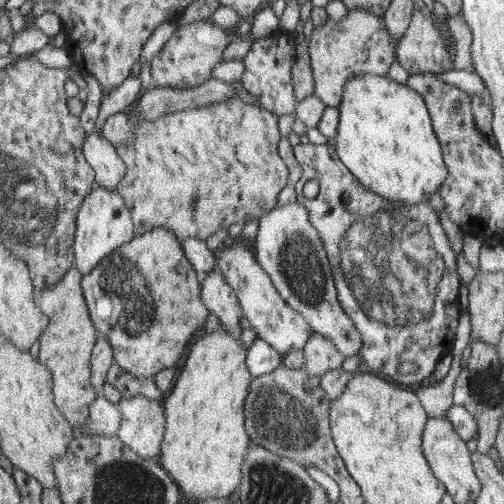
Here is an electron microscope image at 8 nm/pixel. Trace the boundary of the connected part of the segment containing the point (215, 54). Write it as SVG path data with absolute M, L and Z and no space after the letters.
M207 20L179 25L177 30L154 56L151 62L151 75L158 87L179 89L196 88L213 78L214 67L224 61L224 48L228 46L228 34L222 27Z

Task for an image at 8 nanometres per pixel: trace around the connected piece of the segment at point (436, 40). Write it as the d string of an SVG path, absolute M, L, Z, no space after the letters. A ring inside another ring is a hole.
M414 8L409 28L396 48L397 60L410 75L444 73L454 69L444 37L428 13Z

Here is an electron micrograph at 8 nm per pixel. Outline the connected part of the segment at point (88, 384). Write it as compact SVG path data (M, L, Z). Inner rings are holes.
M74 267L74 270L68 272L60 283L36 293L38 307L50 319L40 338L40 361L54 374L56 393L54 400L66 420L74 424L77 432L78 428L88 420L90 404L93 404L99 395L93 384L93 352L102 331L98 331L98 327L94 325L90 316L92 312L85 293L82 292L81 279L85 276L86 273Z

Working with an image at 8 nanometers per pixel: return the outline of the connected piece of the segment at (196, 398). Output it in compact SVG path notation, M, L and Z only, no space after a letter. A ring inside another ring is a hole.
M220 325L216 331L211 333L202 333L198 337L198 340L194 341L194 344L190 347L190 352L187 352L187 357L179 376L175 380L172 390L169 395L163 401L166 404L166 433L161 443L161 450L159 452L158 462L162 469L169 474L173 480L178 481L178 486L182 488L182 492L186 494L186 497L191 499L198 499L198 501L205 501L208 498L217 499L222 497L230 497L230 494L238 488L238 484L241 484L241 468L242 462L245 462L246 446L248 446L248 436L246 433L246 416L245 416L245 402L246 397L250 394L250 370L249 365L246 364L246 355L248 355L248 348L243 345L240 340L239 333L226 332Z

